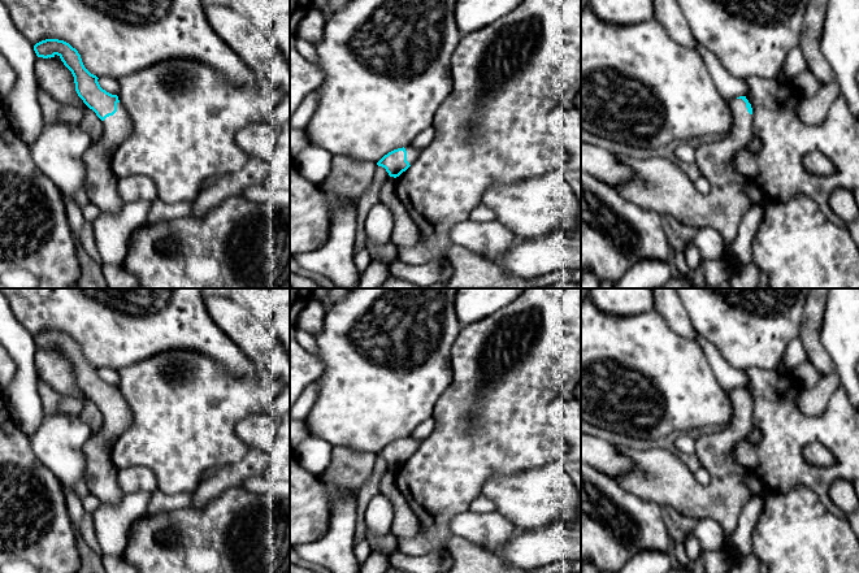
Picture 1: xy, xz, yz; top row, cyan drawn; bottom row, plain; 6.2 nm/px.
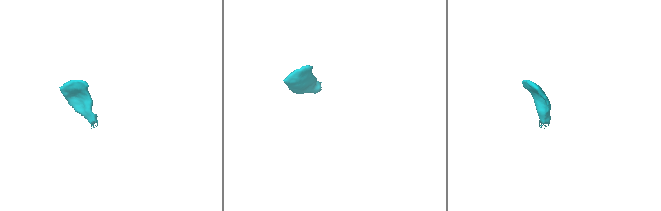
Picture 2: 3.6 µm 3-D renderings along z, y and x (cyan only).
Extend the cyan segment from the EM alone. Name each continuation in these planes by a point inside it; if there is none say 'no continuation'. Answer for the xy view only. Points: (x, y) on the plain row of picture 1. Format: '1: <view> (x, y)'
1: xy (102, 476)

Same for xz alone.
1: xz (412, 445)

